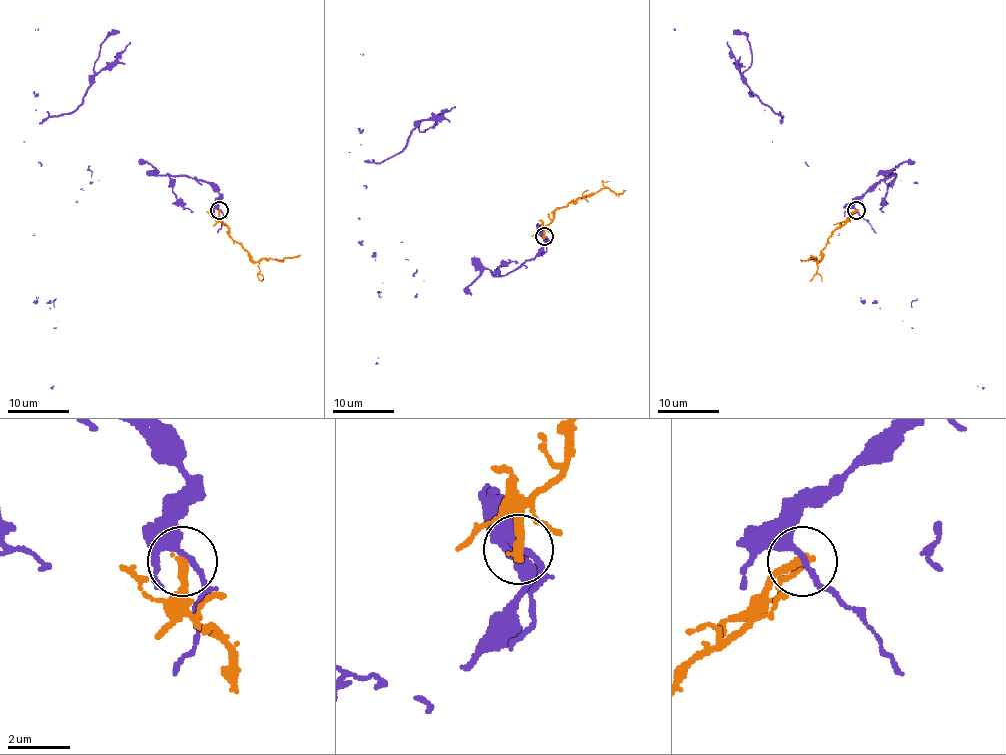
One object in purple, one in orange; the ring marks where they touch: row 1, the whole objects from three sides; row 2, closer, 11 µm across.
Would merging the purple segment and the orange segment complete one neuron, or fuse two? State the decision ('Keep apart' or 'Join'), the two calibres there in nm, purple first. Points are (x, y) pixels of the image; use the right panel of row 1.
Keep apart. Thickness 260 nm (purple) against 300 nm

